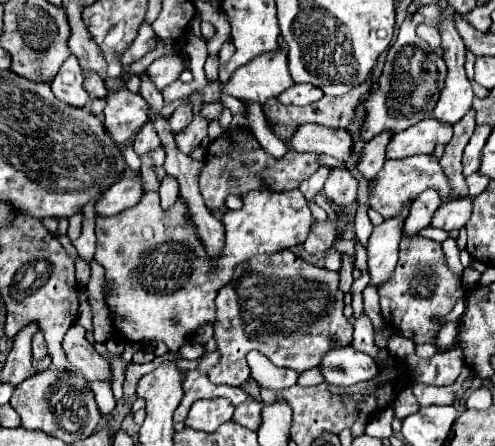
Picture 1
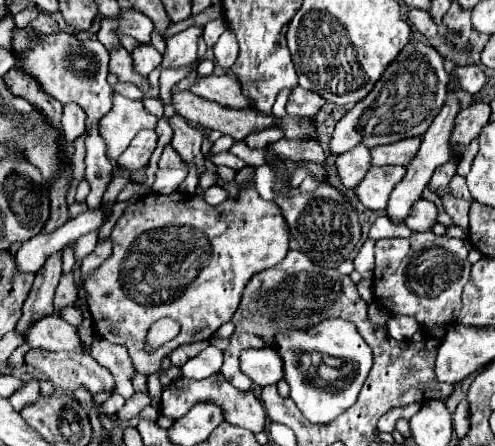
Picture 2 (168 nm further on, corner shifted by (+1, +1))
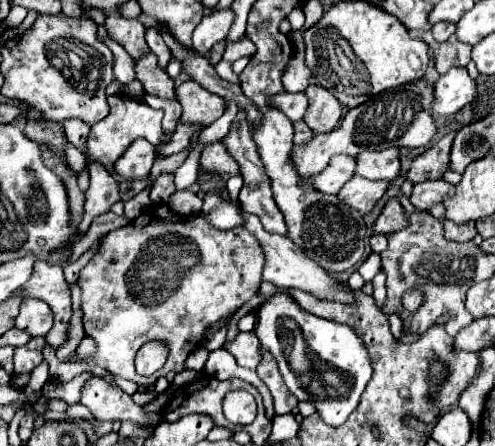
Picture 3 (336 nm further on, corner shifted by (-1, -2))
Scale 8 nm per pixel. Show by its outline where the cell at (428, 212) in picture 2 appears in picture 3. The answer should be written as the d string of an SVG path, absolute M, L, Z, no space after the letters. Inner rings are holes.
M392 197L386 203L382 215L376 219L374 233L394 233L394 231L398 231L402 227L406 227L406 211L400 205L398 197Z

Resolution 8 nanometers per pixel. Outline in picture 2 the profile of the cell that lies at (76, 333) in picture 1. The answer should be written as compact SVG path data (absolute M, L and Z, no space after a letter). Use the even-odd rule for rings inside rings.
M56 314L36 318L30 324L28 332L30 334L26 334L26 338L30 340L32 348L46 348L50 352L82 350L80 348L80 336L78 336L76 328L68 322L64 322Z

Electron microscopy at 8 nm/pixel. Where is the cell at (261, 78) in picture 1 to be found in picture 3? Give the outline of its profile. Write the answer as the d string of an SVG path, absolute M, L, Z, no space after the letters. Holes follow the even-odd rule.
M186 81L176 87L178 101L182 105L182 117L184 123L214 123L226 109L226 101L220 95L214 95L196 81Z

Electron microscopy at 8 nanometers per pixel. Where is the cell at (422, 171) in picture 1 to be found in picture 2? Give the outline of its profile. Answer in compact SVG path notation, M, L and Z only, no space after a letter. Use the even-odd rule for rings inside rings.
M404 166L388 168L370 168L360 184L354 188L354 194L368 210L384 210L392 188L404 178Z

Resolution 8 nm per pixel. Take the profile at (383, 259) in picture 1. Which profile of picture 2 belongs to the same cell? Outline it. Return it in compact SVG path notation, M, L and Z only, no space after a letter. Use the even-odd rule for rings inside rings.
M450 90L450 92L448 92L448 100L446 100L446 104L444 104L444 108L440 110L438 120L434 120L434 122L432 122L432 128L428 128L428 132L424 134L422 146L420 146L418 154L416 154L416 156L412 158L412 162L406 166L406 176L404 176L402 182L394 188L394 192L392 192L390 200L388 200L388 208L386 208L386 210L388 210L388 218L390 218L394 224L402 224L402 220L408 216L412 204L414 204L416 200L420 200L422 190L428 186L428 182L430 182L434 170L436 170L440 164L444 164L444 162L452 156L452 154L450 154L450 148L448 148L448 136L452 134L452 120L454 120L454 116L458 116L458 112L460 112L460 104L456 102L456 92Z

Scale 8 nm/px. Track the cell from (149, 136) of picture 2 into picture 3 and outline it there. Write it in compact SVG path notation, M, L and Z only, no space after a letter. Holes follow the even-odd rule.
M138 137L114 163L114 173L122 179L146 179L150 175L154 155L156 147L150 141Z

